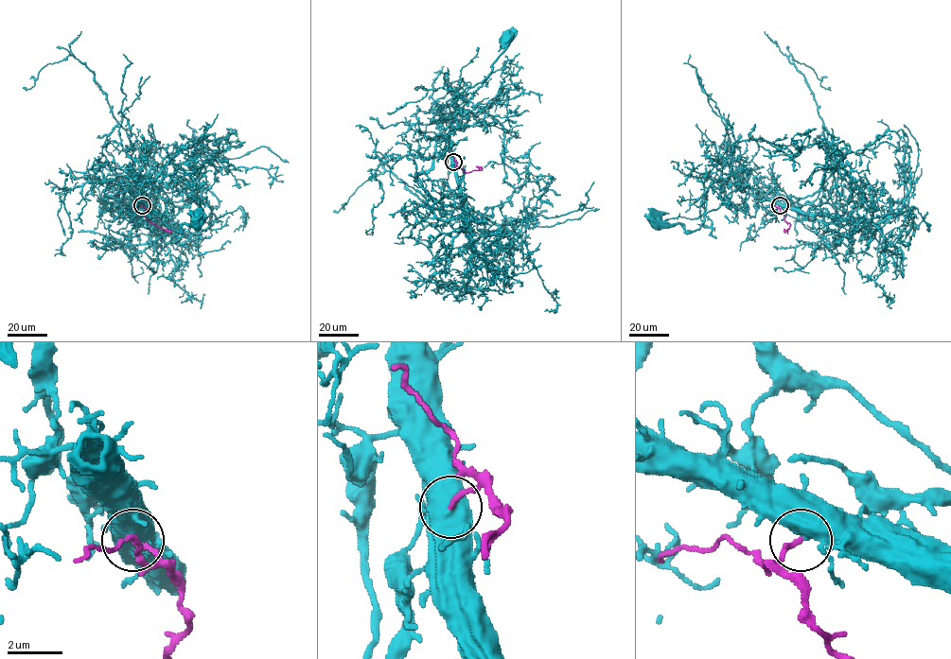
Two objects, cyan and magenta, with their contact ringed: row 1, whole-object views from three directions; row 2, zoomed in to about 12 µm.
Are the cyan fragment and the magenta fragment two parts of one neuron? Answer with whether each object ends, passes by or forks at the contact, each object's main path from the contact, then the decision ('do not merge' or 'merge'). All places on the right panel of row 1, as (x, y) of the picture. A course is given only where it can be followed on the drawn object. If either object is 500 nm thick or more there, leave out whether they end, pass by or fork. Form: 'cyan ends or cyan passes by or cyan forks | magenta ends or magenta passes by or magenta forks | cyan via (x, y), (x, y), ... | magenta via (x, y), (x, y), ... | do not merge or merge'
cyan via (780, 205), (734, 189), (718, 208), (704, 216), (698, 229), (688, 231), (678, 224), (657, 222) | magenta via (780, 205), (784, 220), (790, 224), (788, 230), (783, 229) | merge

